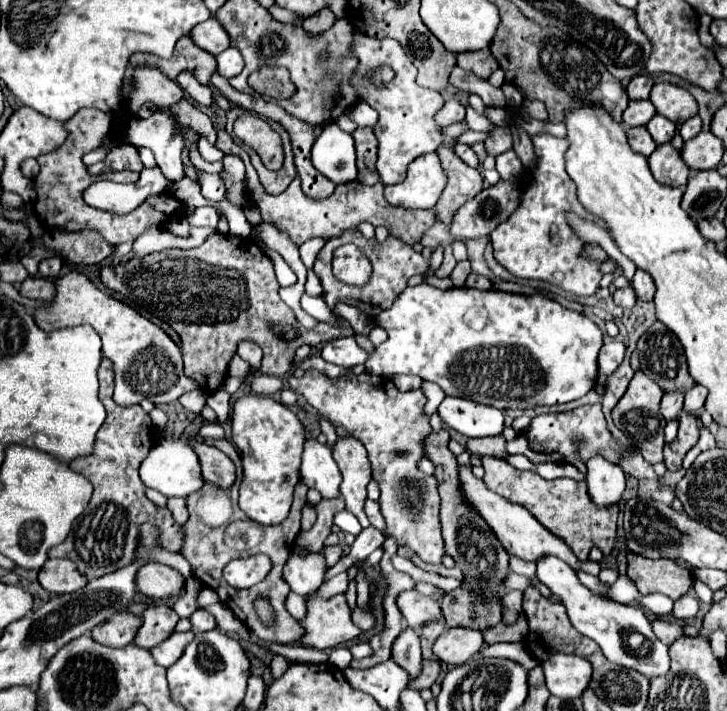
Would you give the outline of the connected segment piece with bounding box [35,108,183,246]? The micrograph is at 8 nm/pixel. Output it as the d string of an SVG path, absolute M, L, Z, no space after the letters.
M83 108L79 110L73 118L69 118L65 122L65 128L69 130L69 136L65 140L63 146L59 146L57 150L43 154L37 158L37 162L41 164L41 172L35 180L35 190L37 190L37 200L35 200L35 212L39 216L39 220L49 226L49 228L61 228L61 230L83 230L83 228L93 228L99 230L105 240L113 246L123 244L127 240L135 240L143 234L143 230L151 224L161 226L163 220L171 220L177 216L183 216L183 206L179 200L175 200L169 192L159 194L159 196L151 196L147 198L137 210L133 210L127 216L113 216L101 210L95 210L91 206L87 206L83 202L83 190L97 182L97 180L113 180L113 182L137 182L137 172L111 172L111 174L101 174L101 176L93 176L87 172L87 166L81 162L81 156L85 152L95 150L113 126L113 116L105 114L97 108Z

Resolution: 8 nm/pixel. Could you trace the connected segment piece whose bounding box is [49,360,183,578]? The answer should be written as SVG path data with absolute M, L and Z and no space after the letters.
M109 360L99 366L99 400L107 410L107 420L97 432L97 442L91 456L75 458L69 466L93 484L93 496L87 510L77 518L67 540L49 550L51 558L69 558L87 578L113 574L135 562L141 524L149 522L161 530L159 542L163 548L179 552L183 536L181 526L173 520L167 508L155 506L145 496L145 484L139 478L139 464L153 446L153 424L149 414L139 406L117 406L113 402L113 368Z

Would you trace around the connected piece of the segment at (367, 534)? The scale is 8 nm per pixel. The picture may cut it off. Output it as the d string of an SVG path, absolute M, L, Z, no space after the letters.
M370 526L363 529L351 545L349 556L345 556L337 566L329 568L329 572L325 574L325 578L331 578L331 576L335 576L339 572L345 572L355 562L363 561L377 548L381 547L384 541L385 537L383 533L375 527Z

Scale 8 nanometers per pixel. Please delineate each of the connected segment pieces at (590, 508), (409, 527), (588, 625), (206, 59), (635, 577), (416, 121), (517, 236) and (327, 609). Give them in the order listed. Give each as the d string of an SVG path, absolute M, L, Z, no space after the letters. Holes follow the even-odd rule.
M483 456L481 458L485 468L485 484L489 490L497 492L499 496L525 506L549 532L559 536L579 560L587 560L591 548L599 548L605 556L611 554L617 538L617 514L619 506L613 504L609 508L599 508L591 498L587 498L585 482L575 482L569 478L545 480L535 472L517 470L501 458Z
M307 370L303 378L289 378L291 390L305 396L305 400L327 418L339 438L353 436L361 440L373 466L373 478L381 488L379 506L387 522L385 534L395 536L399 546L409 546L425 562L441 564L445 554L437 492L437 480L417 470L417 460L423 458L423 440L431 434L429 418L423 416L425 394L421 390L399 392L389 378L371 374L343 374L329 378L323 372Z
M545 556L537 562L537 579L545 584L547 588L551 588L551 592L555 596L561 598L563 606L567 608L567 616L569 616L573 628L579 634L595 640L601 646L601 650L603 650L603 654L605 654L605 658L609 662L619 664L623 668L633 668L633 670L645 674L647 678L669 672L667 646L657 640L657 636L651 630L651 622L649 622L649 618L645 616L645 612L641 608L617 604L617 602L611 602L611 600L607 600L603 596L593 594L589 588L585 588L579 582L579 578L577 578L573 568L569 568L563 560L559 560L555 556ZM631 632L639 632L639 634L643 634L647 638L649 652L645 656L635 656L635 654L629 652L629 648L625 644L625 638Z
M191 36L177 40L173 58L157 58L155 54L133 54L131 66L139 66L139 64L153 64L171 80L175 80L181 70L191 70L195 74L195 78L205 86L209 84L209 78L211 78L213 70L217 68L215 56L207 54L203 48L199 48L191 40Z
M627 550L627 576L641 594L665 594L679 600L693 586L693 574L673 560L649 560Z
M355 34L353 40L355 56L359 58L359 66L351 78L357 94L361 100L365 100L371 108L379 112L377 126L373 128L377 140L379 140L379 160L377 160L377 172L381 176L381 182L397 184L405 180L407 166L421 154L427 154L427 150L437 150L443 144L443 132L435 122L437 110L445 104L443 96L435 90L421 88L415 82L417 68L411 64L407 54L403 52L401 44L393 38L369 38L365 34ZM389 66L395 72L395 78L389 84L373 84L371 74L373 70Z
M551 134L531 136L531 142L535 150L535 166L531 172L533 182L521 182L523 192L519 208L491 232L495 258L517 278L543 280L575 296L591 296L597 292L603 278L601 262L581 256L585 250L585 240L581 240L569 226L567 212L595 222L605 230L609 228L601 218L591 216L577 200L575 182L565 172L565 152L569 148L569 142Z
M315 594L307 602L307 616L301 620L305 634L301 644L317 650L335 648L337 644L355 640L361 630L351 622L351 612L345 596L335 596L331 600L321 600Z

